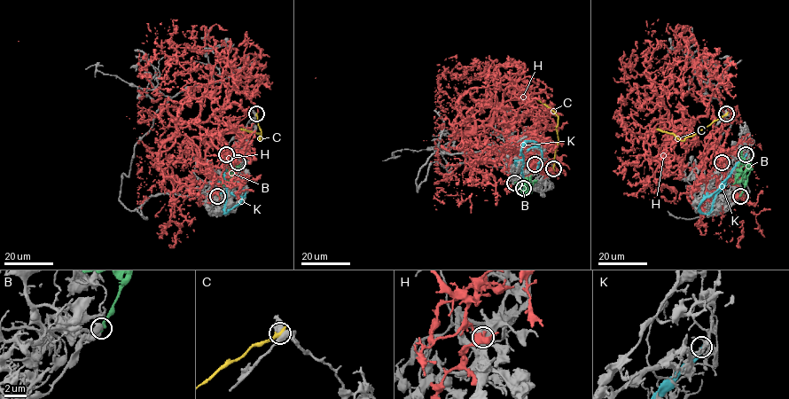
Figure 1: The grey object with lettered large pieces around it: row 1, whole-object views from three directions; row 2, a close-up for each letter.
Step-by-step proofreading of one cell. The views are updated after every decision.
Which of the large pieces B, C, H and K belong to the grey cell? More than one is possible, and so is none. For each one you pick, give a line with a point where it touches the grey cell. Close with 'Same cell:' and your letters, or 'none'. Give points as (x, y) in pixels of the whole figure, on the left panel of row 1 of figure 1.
B: (217, 196)
Same cell: B

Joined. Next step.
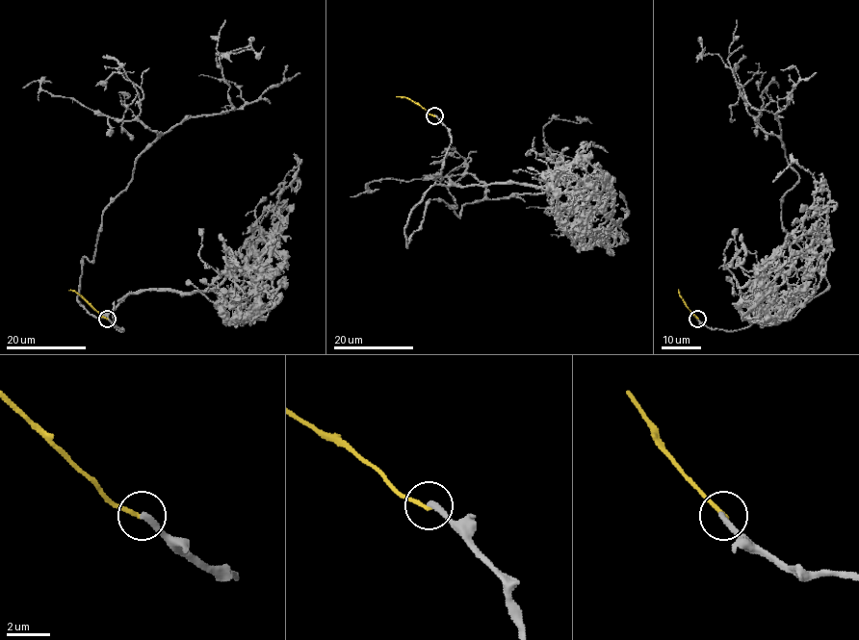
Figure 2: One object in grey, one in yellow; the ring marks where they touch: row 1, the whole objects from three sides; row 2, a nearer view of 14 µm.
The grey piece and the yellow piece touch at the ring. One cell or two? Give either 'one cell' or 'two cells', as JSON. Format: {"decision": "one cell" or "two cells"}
{"decision": "two cells"}

